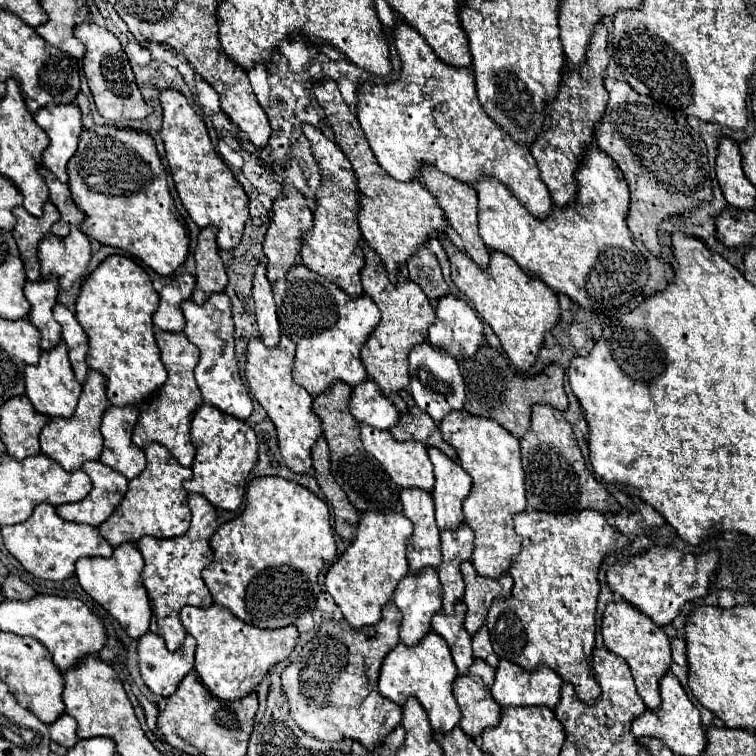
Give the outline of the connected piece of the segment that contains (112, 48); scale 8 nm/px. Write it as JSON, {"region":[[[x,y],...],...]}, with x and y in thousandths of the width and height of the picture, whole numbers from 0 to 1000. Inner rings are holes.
{"region":[[[126,30],[102,33],[99,49],[115,62],[115,70],[110,75],[110,94],[112,94],[115,110],[120,115],[128,147],[149,163],[168,160],[168,157],[192,157],[202,144],[189,134],[189,126],[181,115],[179,99],[173,94],[168,73],[160,65],[157,52],[147,41],[142,41],[139,36],[131,36]]]}

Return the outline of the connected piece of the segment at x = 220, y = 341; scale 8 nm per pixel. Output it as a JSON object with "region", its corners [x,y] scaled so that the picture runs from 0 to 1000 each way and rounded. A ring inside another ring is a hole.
{"region":[[[282,388],[269,403],[261,403],[255,396],[247,396],[245,401],[239,401],[239,409],[247,422],[242,440],[266,464],[266,475],[258,485],[258,504],[269,520],[271,533],[324,557],[335,546],[335,530],[327,512],[319,504],[316,485],[313,485],[306,396],[300,393],[300,388]]]}

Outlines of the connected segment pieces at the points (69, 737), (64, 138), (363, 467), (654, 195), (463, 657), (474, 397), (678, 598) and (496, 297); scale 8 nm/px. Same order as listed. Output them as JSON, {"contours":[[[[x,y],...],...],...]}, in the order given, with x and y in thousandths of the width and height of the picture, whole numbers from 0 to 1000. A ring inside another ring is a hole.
{"contours":[[[[83,943],[73,956],[65,959],[65,970],[67,970],[67,978],[83,988],[97,988],[102,983],[102,972],[99,972],[99,964],[102,964],[102,954]]],[[[62,139],[46,152],[49,165],[65,179],[67,189],[54,205],[54,216],[75,231],[81,242],[91,242],[89,216],[102,200],[102,187],[110,173],[107,147],[102,139]]],[[[446,507],[446,512],[440,512],[438,517],[419,522],[414,528],[414,544],[422,549],[427,560],[427,578],[433,581],[438,597],[438,626],[475,679],[530,676],[528,644],[517,636],[517,631],[499,612],[499,607],[480,594],[478,570],[475,570],[478,560],[472,560],[472,554],[464,549],[462,530],[464,530],[464,512],[456,507]]],[[[808,102],[800,104],[800,118],[806,120],[806,136],[787,171],[787,189],[819,218],[832,245],[835,276],[829,295],[837,316],[851,319],[861,337],[874,340],[872,295],[906,282],[906,276],[922,276],[922,271],[943,261],[935,194],[901,147],[882,144],[837,120],[832,110]]],[[[607,798],[607,800],[602,800],[602,813],[578,811],[570,821],[573,835],[591,848],[599,874],[610,893],[620,893],[620,882],[628,874],[628,869],[623,864],[623,843],[612,829],[615,813],[618,813],[618,803],[615,803],[615,798]]],[[[639,456],[615,483],[615,509],[618,509],[615,544],[626,552],[655,554],[673,573],[689,581],[692,573],[700,570],[705,536],[729,536],[742,546],[753,541],[753,528],[745,515],[745,499],[747,499],[747,491],[739,483],[726,483],[713,496],[681,493],[676,491],[671,475],[663,472],[657,462]]],[[[864,724],[856,731],[837,737],[824,750],[808,750],[803,755],[803,771],[808,782],[835,798],[840,806],[853,811],[866,827],[885,827],[901,808],[901,803],[911,795],[927,792],[938,787],[940,761],[948,758],[951,747],[951,729],[933,731],[930,737],[906,734],[888,724]]],[[[581,311],[581,319],[589,324],[594,335],[597,369],[604,377],[604,382],[615,388],[618,396],[623,396],[623,401],[628,403],[628,411],[655,438],[676,480],[689,493],[697,493],[713,472],[721,443],[729,435],[734,435],[739,427],[742,414],[739,414],[739,398],[734,385],[726,382],[718,372],[692,361],[676,340],[668,340],[652,332],[647,358],[631,356],[631,351],[612,332],[607,332],[589,311]]]]}

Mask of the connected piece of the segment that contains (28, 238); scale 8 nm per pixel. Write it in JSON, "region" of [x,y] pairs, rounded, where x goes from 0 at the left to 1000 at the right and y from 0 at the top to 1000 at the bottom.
{"region":[[[62,266],[54,287],[38,284],[30,274],[20,274],[17,284],[22,290],[22,298],[17,303],[17,313],[22,319],[28,343],[33,348],[36,369],[52,372],[52,321],[67,306],[67,298],[78,292],[75,274],[67,266]]]}

